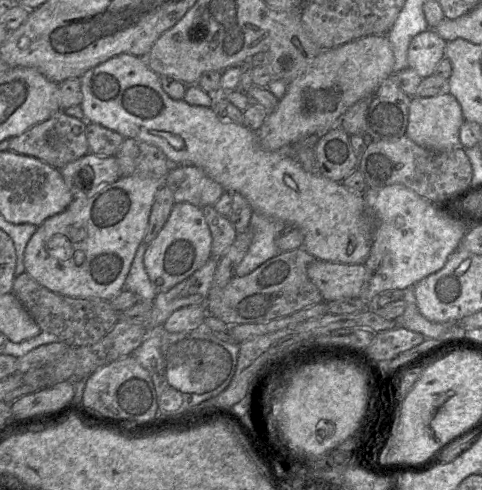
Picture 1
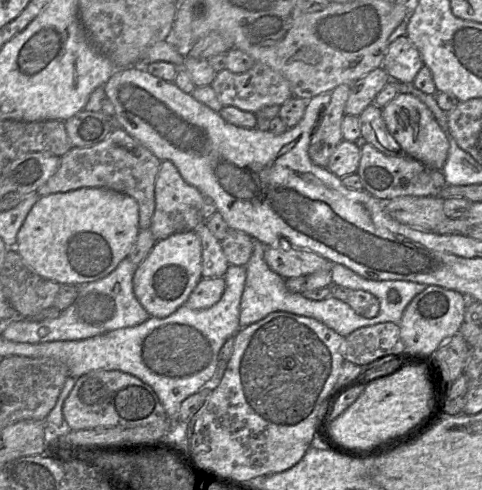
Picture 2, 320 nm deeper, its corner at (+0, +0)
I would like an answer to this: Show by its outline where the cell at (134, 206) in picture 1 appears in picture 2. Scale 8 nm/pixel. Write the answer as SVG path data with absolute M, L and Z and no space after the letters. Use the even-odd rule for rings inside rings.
M80 188L40 197L17 234L15 249L41 277L60 285L81 285L109 275L128 257L139 231L139 205L133 197L107 188Z

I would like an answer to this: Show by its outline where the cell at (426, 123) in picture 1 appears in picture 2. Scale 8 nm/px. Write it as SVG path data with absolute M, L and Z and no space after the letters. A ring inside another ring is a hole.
M400 92L381 110L389 133L400 145L404 155L430 168L436 170L443 168L448 157L449 141L433 113L420 99L409 92Z

